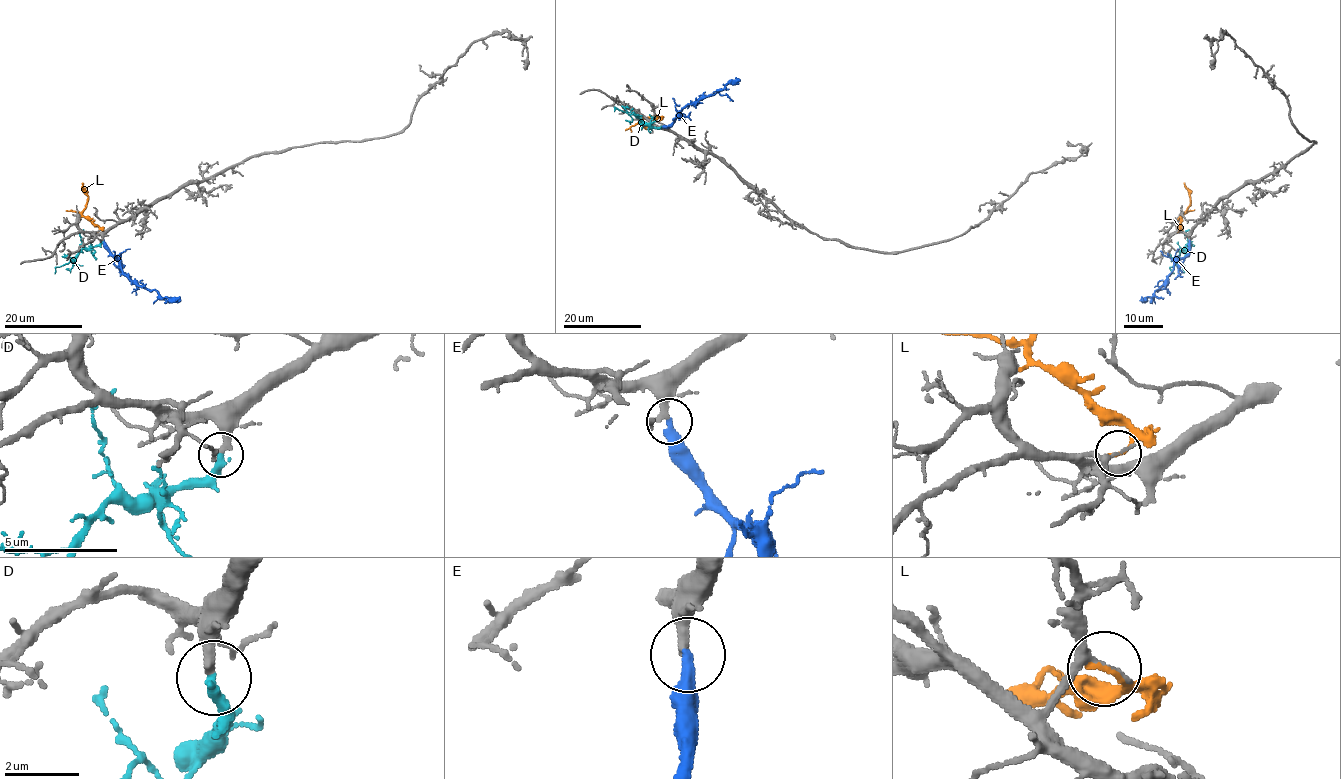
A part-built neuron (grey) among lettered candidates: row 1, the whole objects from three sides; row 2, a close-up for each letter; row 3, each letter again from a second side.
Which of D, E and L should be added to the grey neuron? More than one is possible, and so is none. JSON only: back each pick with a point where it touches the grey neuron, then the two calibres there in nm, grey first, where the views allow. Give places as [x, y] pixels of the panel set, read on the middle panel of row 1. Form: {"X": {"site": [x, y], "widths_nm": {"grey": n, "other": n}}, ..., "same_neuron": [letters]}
{"D": {"site": [661, 127], "widths_nm": {"grey": 280, "other": 320}}, "same_neuron": ["D"]}

